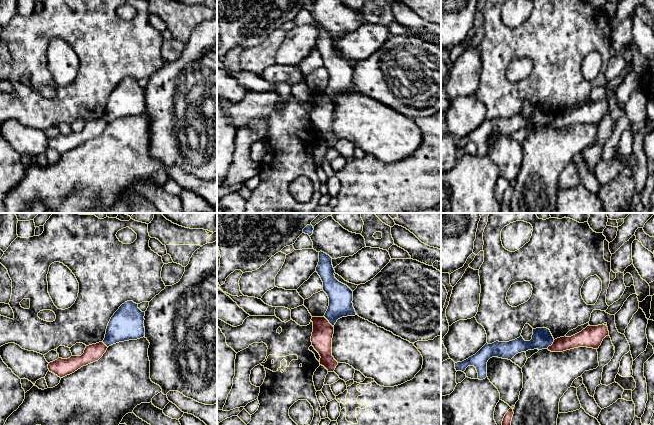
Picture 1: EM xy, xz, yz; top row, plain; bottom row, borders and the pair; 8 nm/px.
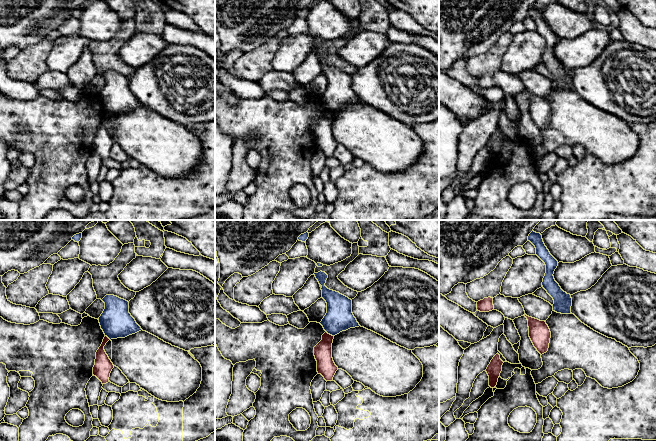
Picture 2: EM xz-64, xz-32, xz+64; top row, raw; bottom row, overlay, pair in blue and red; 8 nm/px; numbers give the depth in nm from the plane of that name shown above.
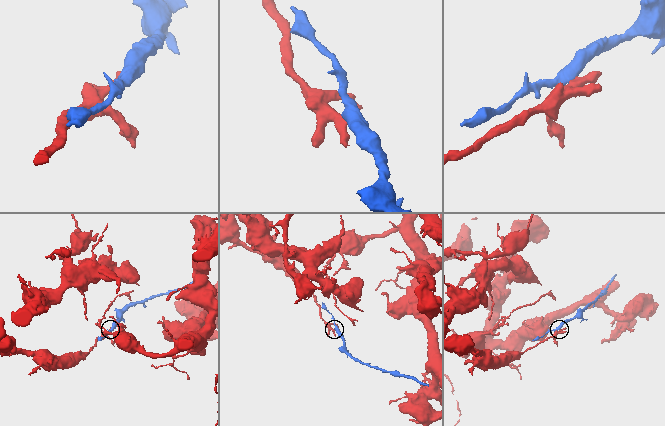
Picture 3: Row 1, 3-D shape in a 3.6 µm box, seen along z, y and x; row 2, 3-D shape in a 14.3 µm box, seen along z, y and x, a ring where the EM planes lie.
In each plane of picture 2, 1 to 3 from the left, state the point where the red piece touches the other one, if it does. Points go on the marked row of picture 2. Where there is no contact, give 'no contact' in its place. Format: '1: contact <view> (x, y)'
1: contact xz-64 (108, 337)
2: contact xz-32 (330, 334)
3: no contact

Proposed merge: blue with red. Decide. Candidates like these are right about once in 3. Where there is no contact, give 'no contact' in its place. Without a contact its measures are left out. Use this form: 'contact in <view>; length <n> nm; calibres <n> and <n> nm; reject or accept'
contact in xz; length 120 nm; calibres 190 and 170 nm; reject

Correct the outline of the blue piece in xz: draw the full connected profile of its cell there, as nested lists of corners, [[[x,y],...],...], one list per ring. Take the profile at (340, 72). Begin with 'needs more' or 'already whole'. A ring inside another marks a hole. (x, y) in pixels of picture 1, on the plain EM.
already whole; [[[319,28],[319,38],[316,48],[323,58],[323,67],[329,74],[329,82],[323,93],[334,102],[338,95],[357,91],[353,83],[353,67],[335,54],[332,34]]]

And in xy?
already whole; [[[133,77],[125,78],[111,93],[103,119],[109,123],[145,113],[144,92],[145,88],[138,84],[138,80]]]

